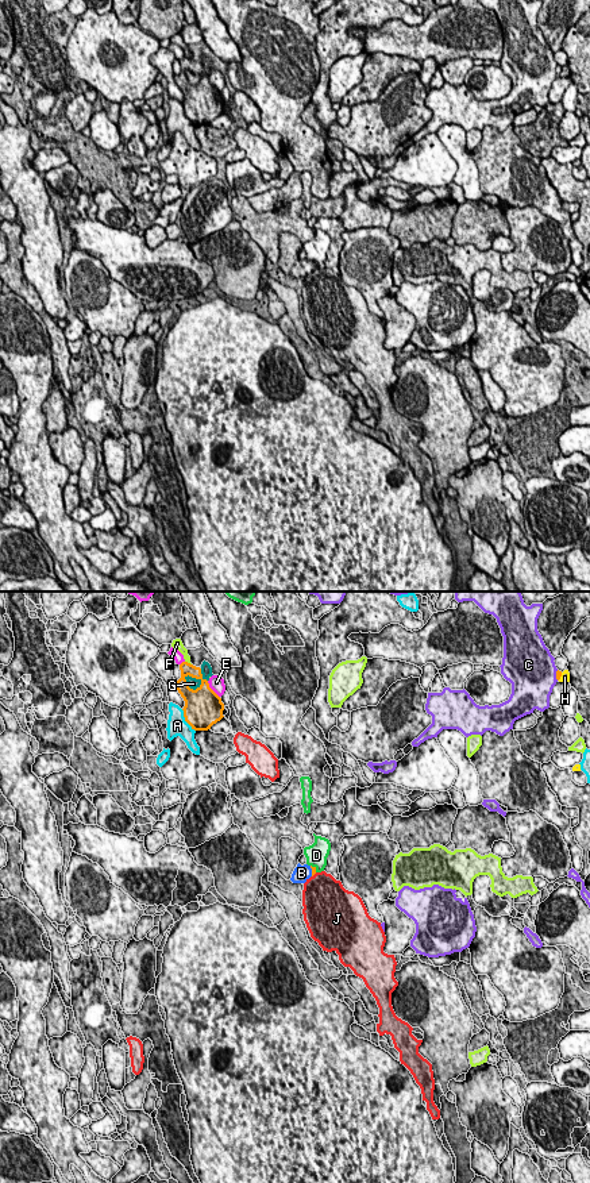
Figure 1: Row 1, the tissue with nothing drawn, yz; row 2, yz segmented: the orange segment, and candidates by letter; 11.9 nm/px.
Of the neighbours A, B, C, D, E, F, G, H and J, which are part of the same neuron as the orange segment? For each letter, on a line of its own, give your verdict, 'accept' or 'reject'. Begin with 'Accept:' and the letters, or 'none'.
Accept: B
A: reject
B: accept
C: reject
D: reject
E: reject
F: reject
G: reject
H: reject
J: reject

